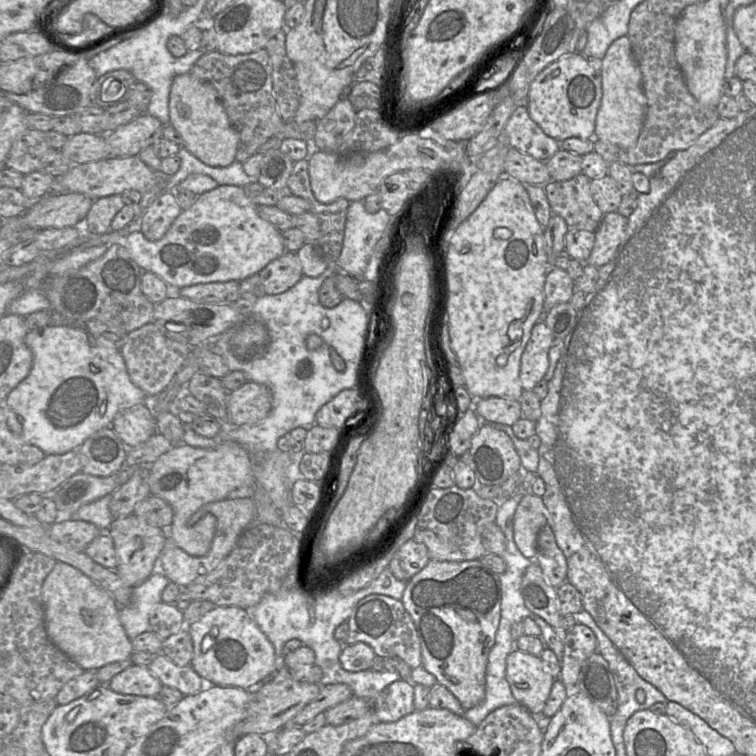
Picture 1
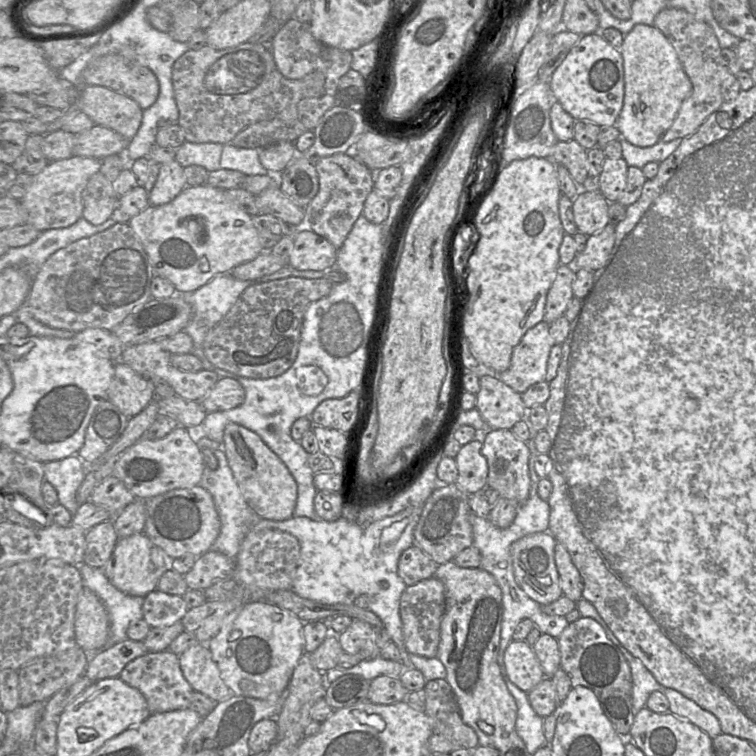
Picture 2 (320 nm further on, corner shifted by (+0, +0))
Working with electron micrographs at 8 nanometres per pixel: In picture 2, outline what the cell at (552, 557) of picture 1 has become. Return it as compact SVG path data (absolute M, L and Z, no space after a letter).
M558 540L555 545L555 563L563 595L574 602L582 599L583 580L567 548Z

